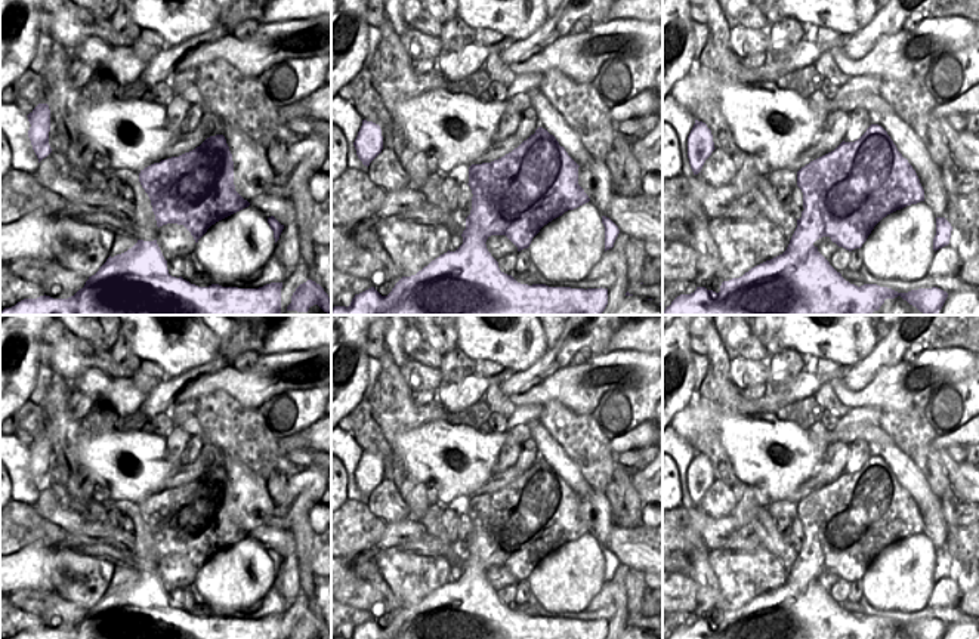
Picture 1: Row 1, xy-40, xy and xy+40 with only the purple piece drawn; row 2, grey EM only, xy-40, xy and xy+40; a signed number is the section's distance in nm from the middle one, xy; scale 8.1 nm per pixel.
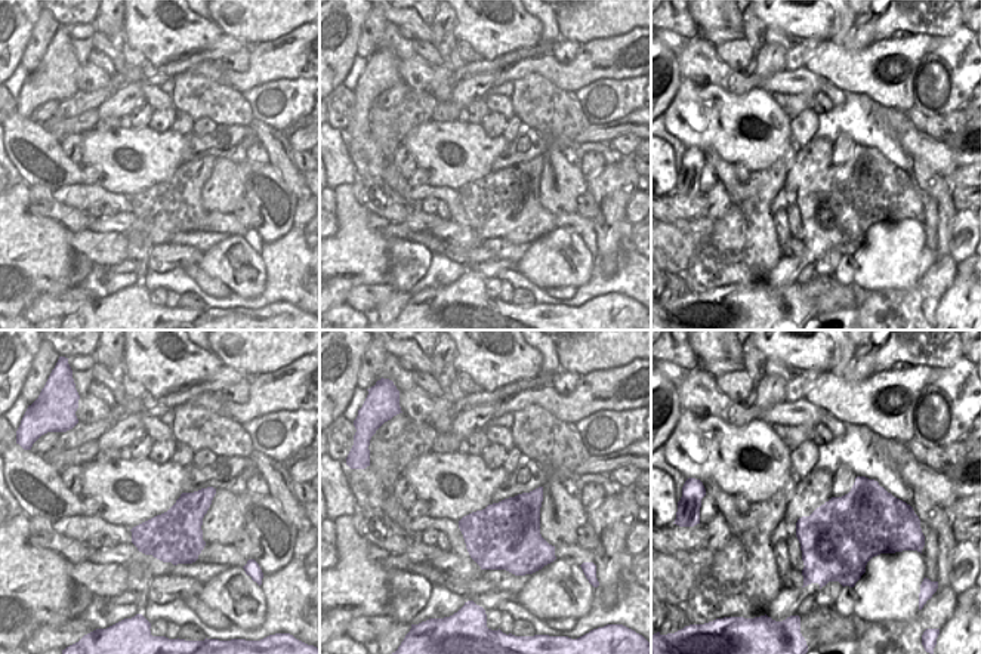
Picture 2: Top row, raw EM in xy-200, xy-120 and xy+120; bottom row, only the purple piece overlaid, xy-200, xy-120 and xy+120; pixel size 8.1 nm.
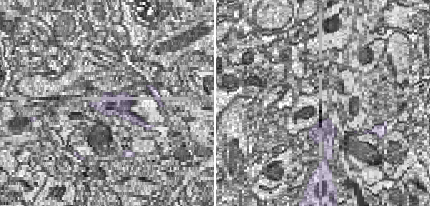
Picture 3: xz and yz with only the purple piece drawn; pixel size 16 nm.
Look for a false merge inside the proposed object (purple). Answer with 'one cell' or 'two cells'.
two cells

